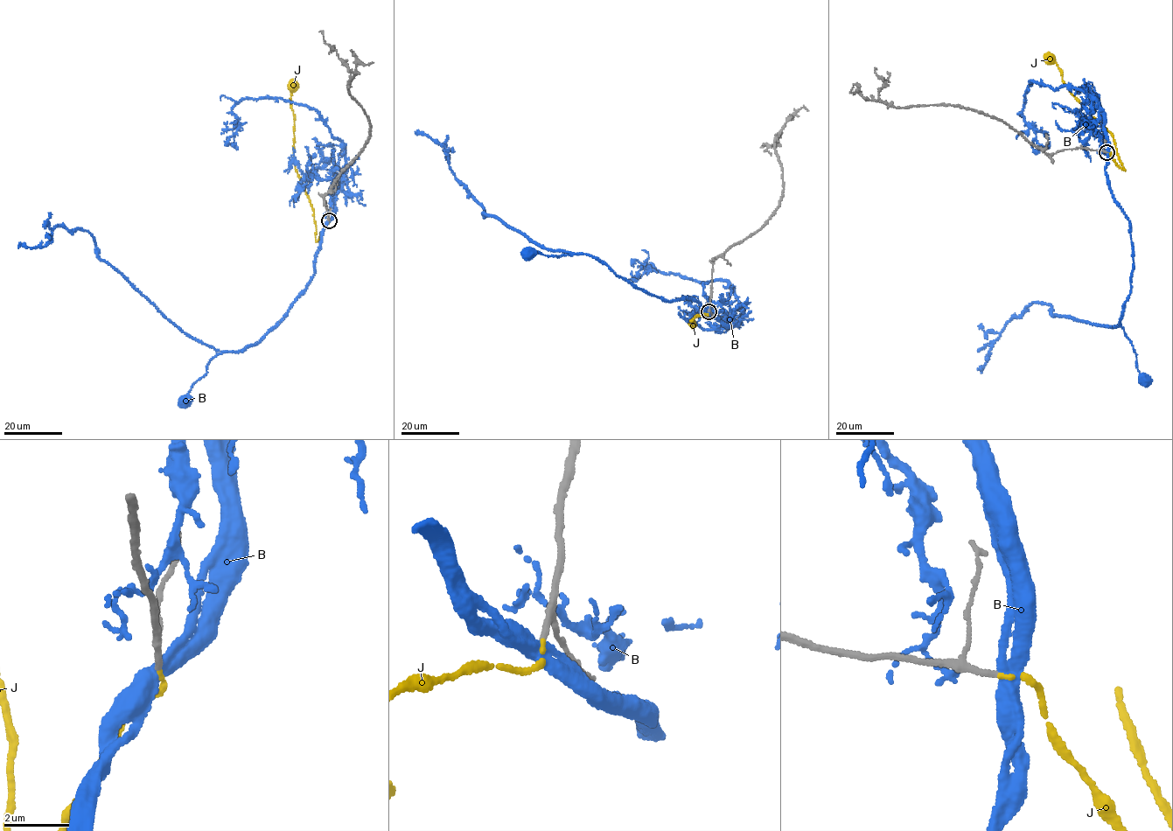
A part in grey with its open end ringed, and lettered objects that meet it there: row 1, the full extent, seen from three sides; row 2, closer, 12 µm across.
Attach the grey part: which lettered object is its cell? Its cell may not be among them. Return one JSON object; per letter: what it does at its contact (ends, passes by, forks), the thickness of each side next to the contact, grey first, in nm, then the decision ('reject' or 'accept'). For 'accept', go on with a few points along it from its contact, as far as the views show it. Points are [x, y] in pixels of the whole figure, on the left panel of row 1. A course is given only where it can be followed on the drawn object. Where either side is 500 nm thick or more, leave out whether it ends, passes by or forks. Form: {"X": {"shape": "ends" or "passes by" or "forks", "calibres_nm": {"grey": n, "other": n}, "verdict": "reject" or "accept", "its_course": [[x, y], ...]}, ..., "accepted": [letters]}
{"B": {"shape": "passes by", "calibres_nm": {"grey": 170, "other": 480}, "verdict": "reject"}, "J": {"shape": "ends", "calibres_nm": {"grey": 170, "other": 130}, "verdict": "accept", "its_course": [[328, 220], [317, 240], [313, 211], [296, 169], [294, 115], [290, 94], [292, 87]]}, "accepted": ["J"]}

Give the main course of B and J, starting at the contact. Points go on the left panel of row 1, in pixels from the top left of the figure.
B: (328, 220), (314, 272), (284, 318), (261, 339), (218, 353), (192, 386), (187, 401)
J: (328, 220), (317, 240), (313, 211), (296, 169), (294, 115), (290, 94), (292, 87)

